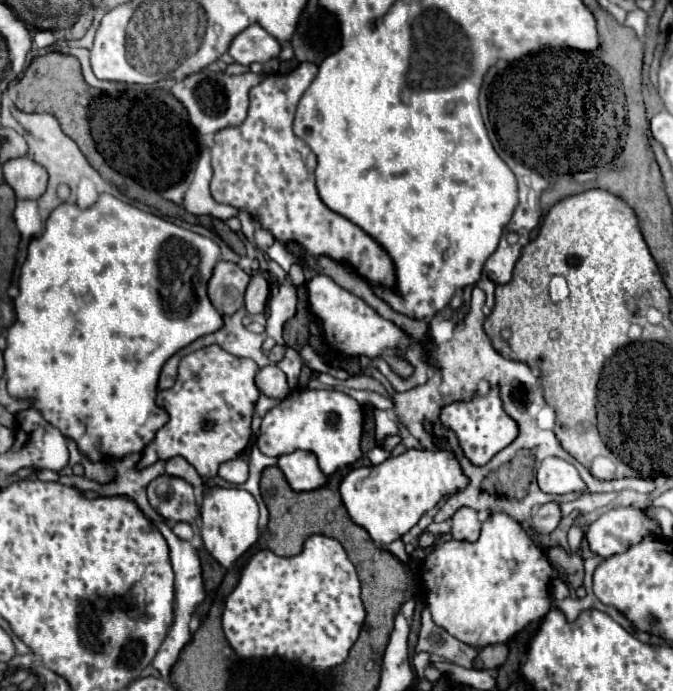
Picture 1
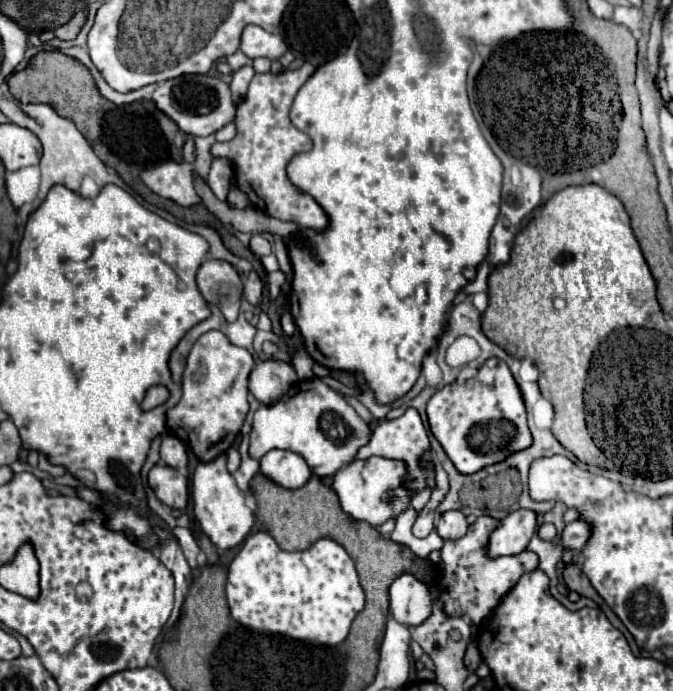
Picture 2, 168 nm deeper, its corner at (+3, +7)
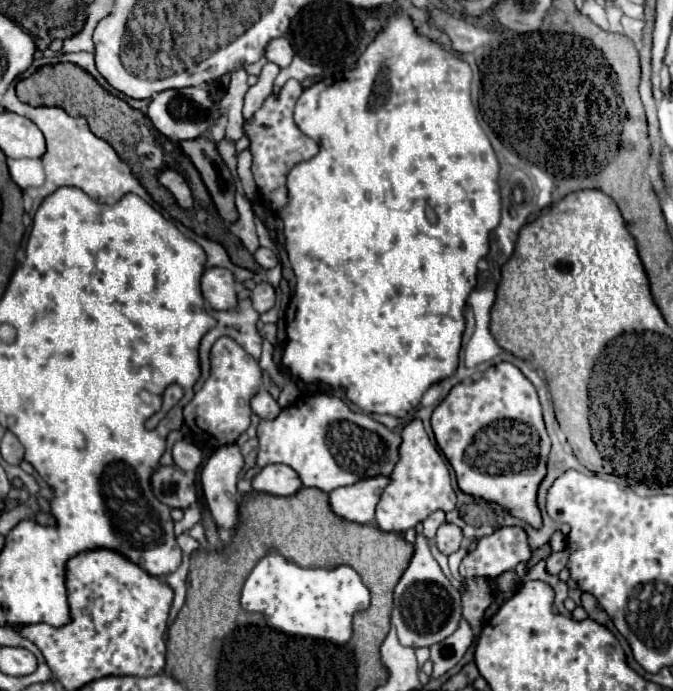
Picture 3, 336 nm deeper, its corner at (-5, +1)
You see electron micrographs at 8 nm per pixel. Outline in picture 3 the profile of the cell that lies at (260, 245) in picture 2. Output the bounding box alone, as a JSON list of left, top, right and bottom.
[255,248,279,268]

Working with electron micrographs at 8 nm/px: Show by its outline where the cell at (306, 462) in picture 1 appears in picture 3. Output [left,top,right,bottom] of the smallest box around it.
[253,464,301,496]

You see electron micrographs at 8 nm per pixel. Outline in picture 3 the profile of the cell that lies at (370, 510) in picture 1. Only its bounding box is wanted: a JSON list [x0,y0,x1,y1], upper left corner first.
[329,474,391,524]

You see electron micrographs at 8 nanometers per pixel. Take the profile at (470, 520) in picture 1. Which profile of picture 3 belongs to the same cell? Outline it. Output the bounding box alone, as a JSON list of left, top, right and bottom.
[435,524,463,554]

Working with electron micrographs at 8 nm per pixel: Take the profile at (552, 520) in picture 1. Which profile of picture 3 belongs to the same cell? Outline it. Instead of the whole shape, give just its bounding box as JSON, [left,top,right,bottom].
[459,526,531,578]

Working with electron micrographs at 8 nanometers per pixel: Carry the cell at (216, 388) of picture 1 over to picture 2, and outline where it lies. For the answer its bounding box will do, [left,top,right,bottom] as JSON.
[167,330,253,462]

